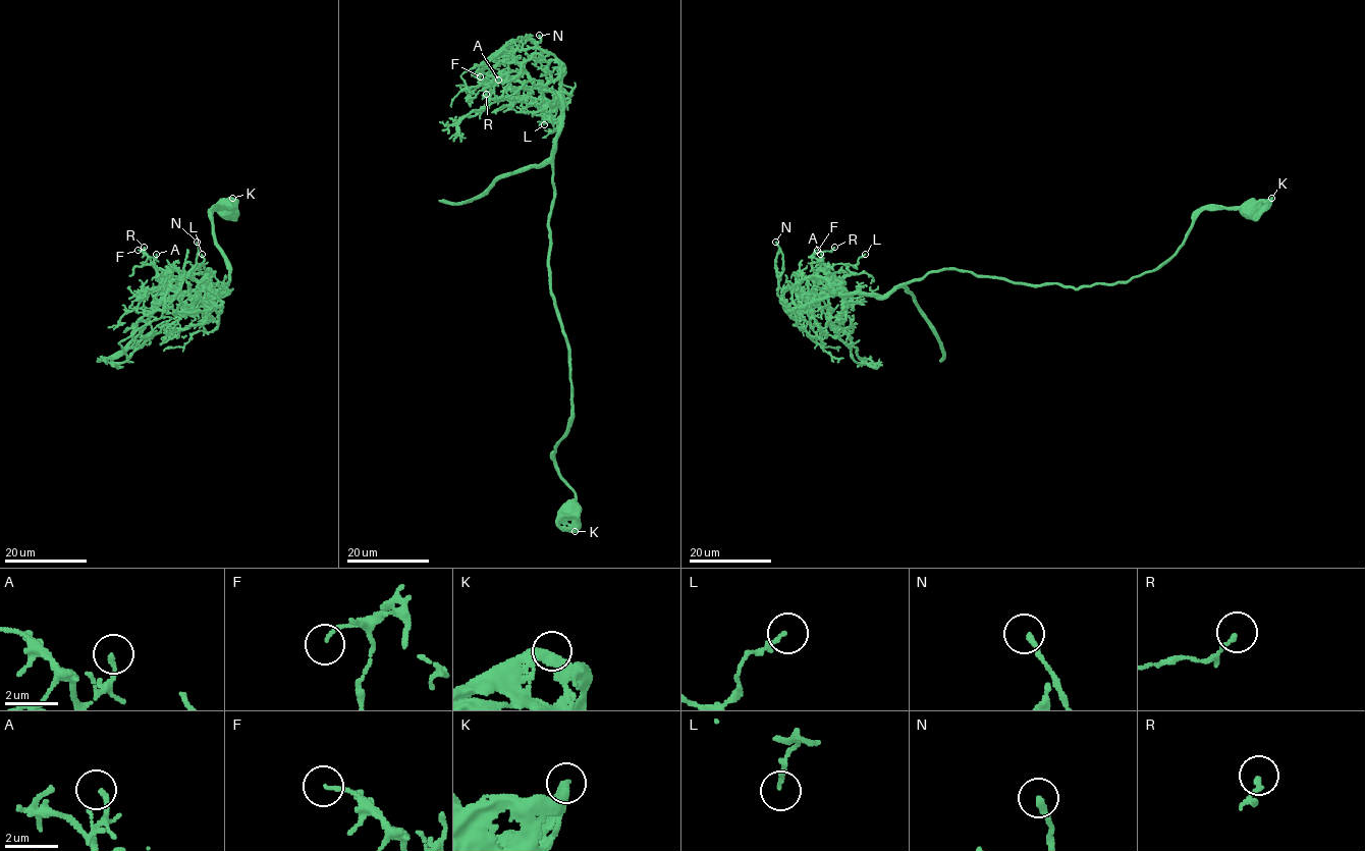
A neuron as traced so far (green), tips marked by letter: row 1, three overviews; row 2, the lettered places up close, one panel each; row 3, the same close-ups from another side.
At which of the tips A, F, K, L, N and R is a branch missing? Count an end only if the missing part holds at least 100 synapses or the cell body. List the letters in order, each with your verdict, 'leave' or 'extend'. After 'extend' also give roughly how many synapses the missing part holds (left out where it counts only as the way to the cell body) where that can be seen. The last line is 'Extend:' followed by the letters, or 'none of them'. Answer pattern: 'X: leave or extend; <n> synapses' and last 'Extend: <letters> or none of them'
A: leave
F: leave
K: leave
L: leave
N: leave
R: leave
Extend: none of them

